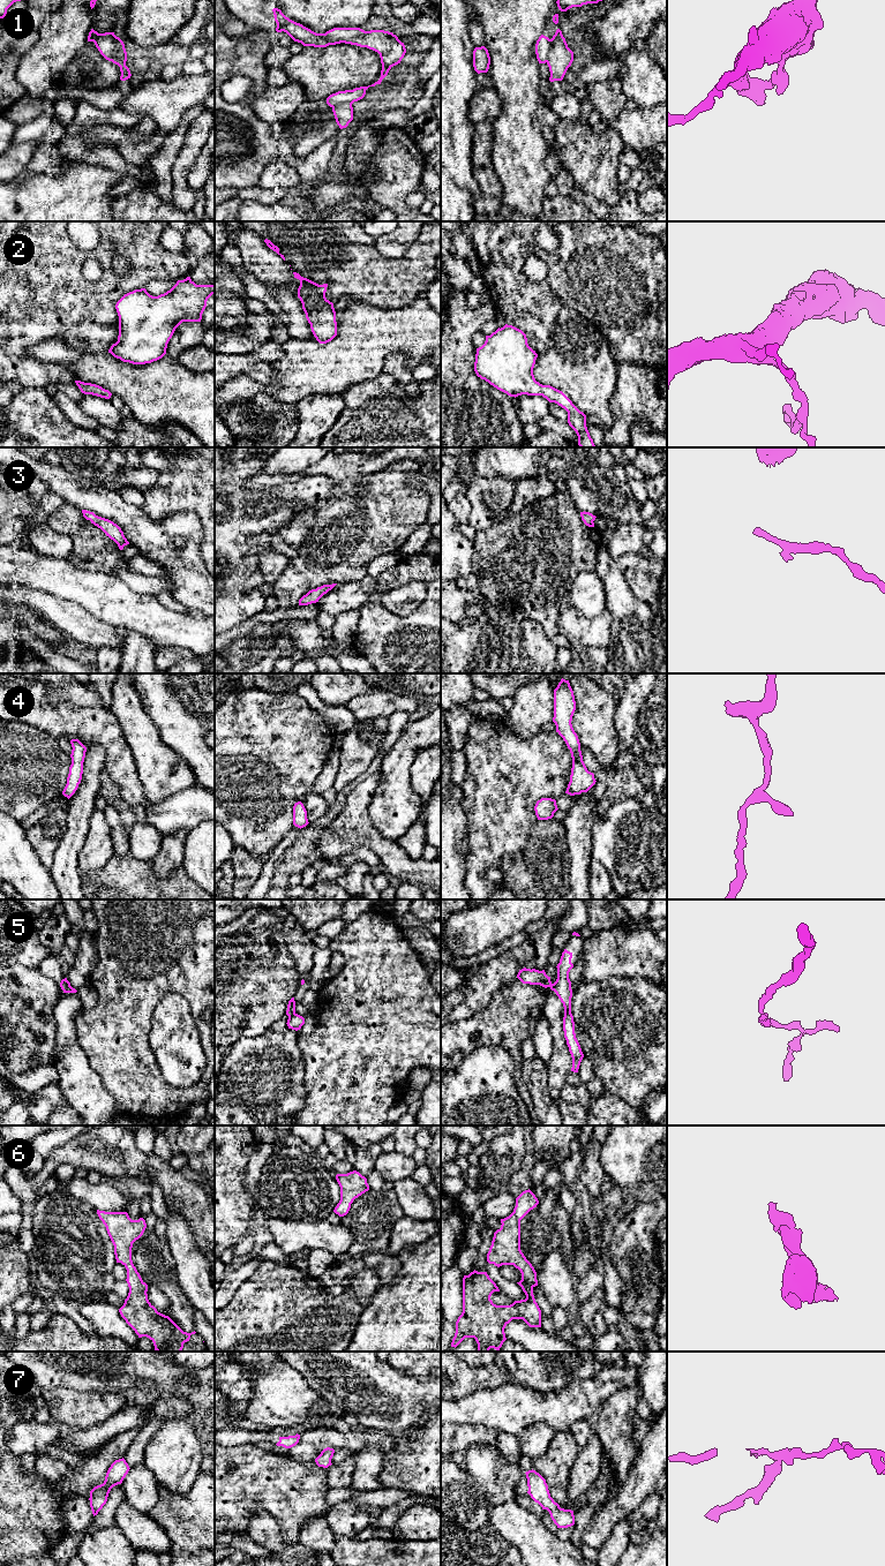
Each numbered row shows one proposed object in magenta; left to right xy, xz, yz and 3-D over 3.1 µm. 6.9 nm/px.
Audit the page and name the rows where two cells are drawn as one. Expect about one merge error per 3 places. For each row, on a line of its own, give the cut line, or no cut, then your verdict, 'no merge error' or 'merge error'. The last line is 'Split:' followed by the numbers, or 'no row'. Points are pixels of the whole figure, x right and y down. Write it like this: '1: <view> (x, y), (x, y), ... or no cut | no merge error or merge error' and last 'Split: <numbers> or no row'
1: yz (550, 39), (550, 49), (546, 61) | merge error
2: no cut | no merge error
3: no cut | no merge error
4: no cut | no merge error
5: no cut | no merge error
6: no cut | no merge error
7: no cut | no merge error
Split: 1

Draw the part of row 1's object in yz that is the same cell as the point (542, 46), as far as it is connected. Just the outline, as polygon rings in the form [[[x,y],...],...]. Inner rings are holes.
[[[541,35],[535,44],[535,54],[539,63],[547,62],[550,46],[552,46],[550,39]]]

